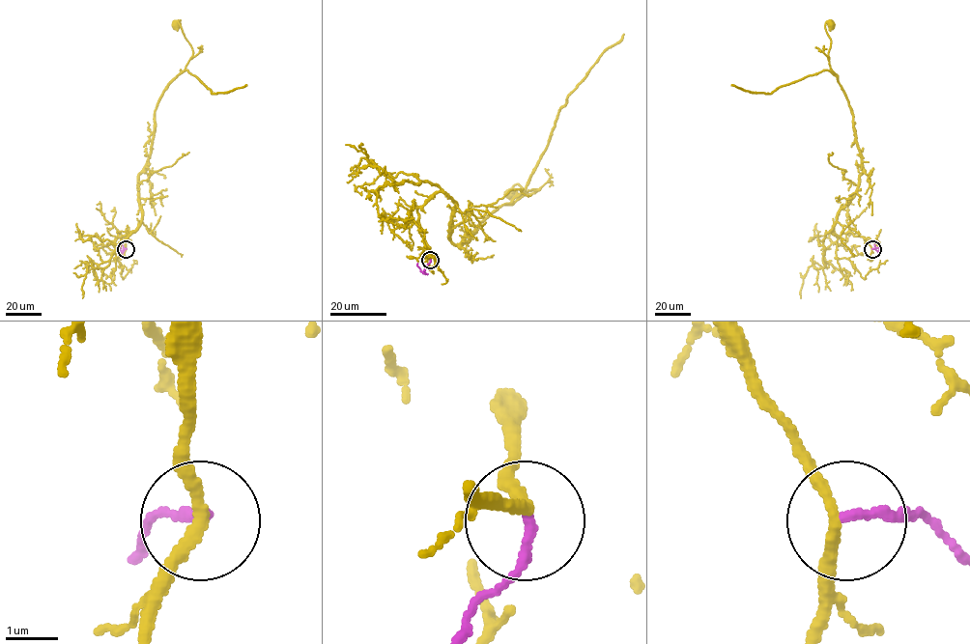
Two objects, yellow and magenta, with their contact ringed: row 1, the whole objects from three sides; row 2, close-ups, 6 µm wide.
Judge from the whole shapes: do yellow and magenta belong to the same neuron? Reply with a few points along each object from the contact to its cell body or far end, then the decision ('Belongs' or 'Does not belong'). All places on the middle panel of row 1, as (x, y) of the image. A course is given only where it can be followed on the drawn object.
Course of yellow: (430, 260), (418, 208), (449, 197), (450, 239), (465, 243), (537, 190), (517, 184), (509, 196). Course of magenta: (430, 260), (423, 271), (418, 264). Does not belong

